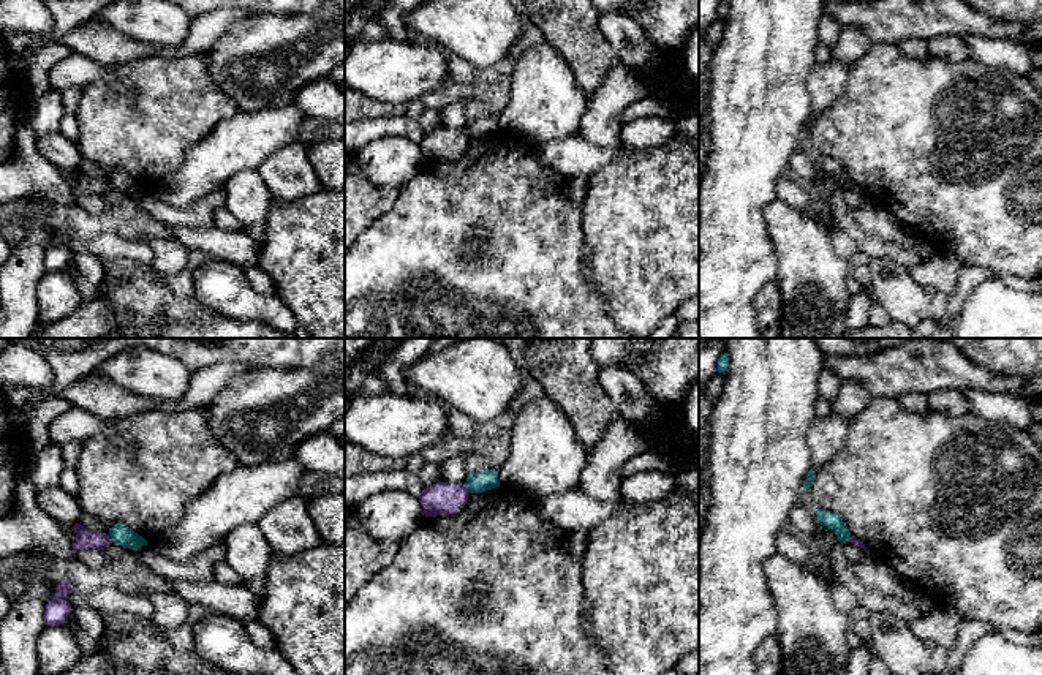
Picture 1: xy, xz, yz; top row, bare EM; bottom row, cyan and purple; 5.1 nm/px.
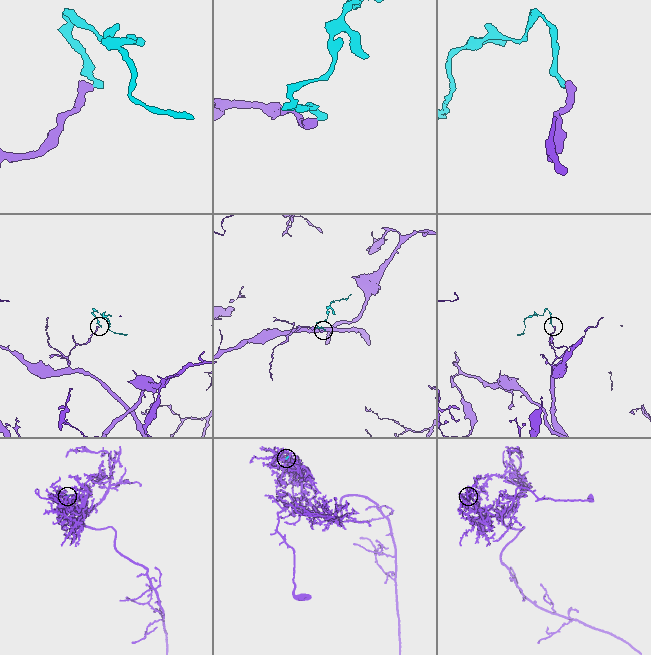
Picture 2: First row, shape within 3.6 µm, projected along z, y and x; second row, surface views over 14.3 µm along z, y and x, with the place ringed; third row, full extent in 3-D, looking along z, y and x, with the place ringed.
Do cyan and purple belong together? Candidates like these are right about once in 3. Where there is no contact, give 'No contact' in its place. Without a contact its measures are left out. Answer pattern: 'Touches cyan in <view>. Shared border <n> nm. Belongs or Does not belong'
Touches cyan in xz. Shared border 60 nm. Does not belong

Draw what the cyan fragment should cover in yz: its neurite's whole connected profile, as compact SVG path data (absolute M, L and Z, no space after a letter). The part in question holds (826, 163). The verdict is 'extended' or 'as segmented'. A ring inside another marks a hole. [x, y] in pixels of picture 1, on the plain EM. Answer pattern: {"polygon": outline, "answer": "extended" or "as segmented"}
{"polygon": "M814 155L814 158L817 161L819 169L833 175L841 190L849 188L851 179L843 164L840 164L836 160L830 156Z", "answer": "as segmented"}

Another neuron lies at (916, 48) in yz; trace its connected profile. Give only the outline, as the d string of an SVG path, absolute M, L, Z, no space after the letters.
M908 38L898 44L901 52L912 58L925 58L928 57L927 41L920 38Z

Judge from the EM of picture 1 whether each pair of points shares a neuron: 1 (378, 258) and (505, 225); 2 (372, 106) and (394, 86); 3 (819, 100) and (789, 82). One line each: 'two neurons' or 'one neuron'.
1: one neuron
2: two neurons
3: two neurons

